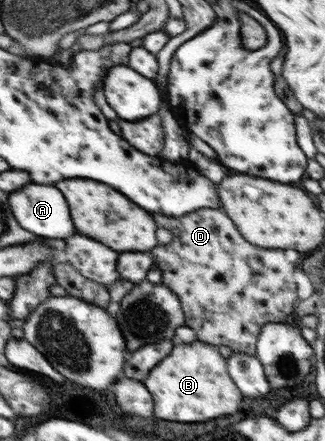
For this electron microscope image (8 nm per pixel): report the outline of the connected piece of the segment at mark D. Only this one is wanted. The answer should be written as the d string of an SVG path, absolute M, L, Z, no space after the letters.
M201 208L197 212L181 218L155 215L159 228L164 228L173 235L170 243L158 244L154 254L161 269L162 283L173 293L177 293L183 304L186 325L196 332L199 341L211 345L226 345L233 353L256 356L258 339L263 326L267 323L283 321L281 315L293 315L297 301L297 281L295 265L287 261L283 249L264 249L251 244L235 227L233 219L227 217L221 209Z

